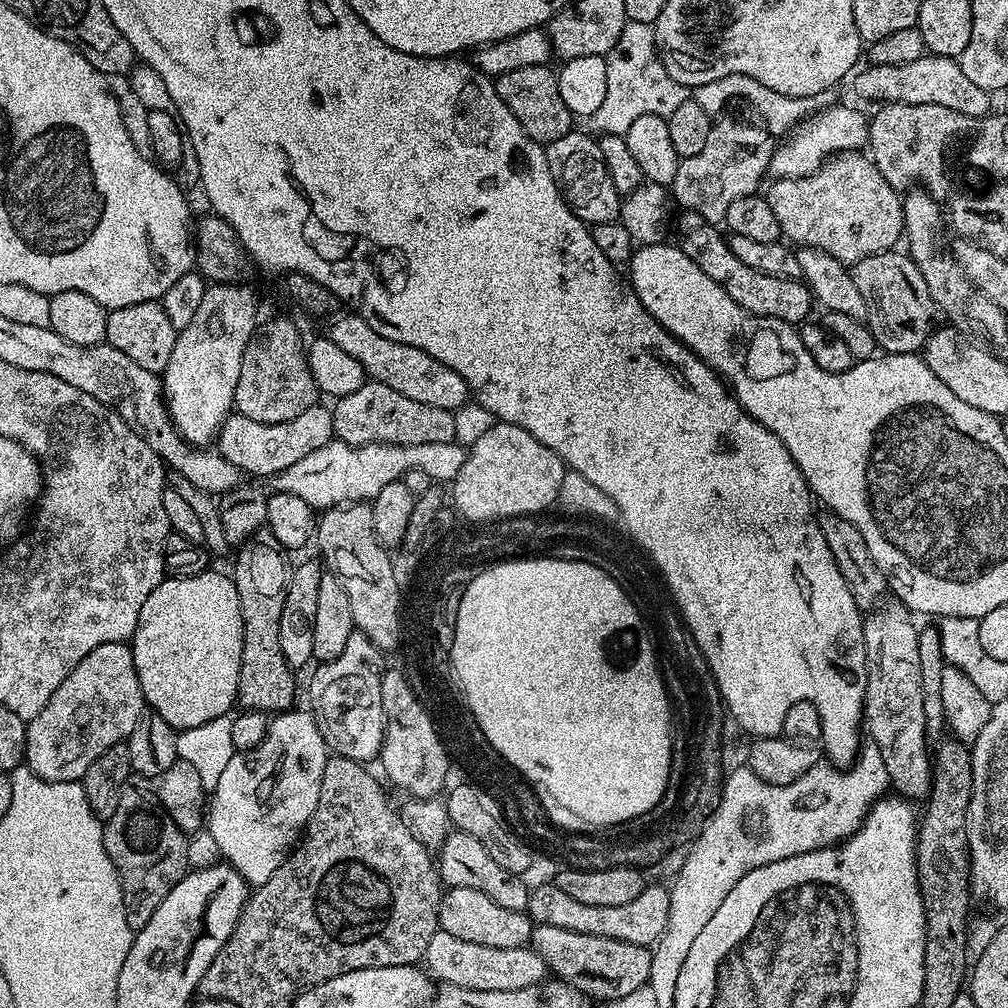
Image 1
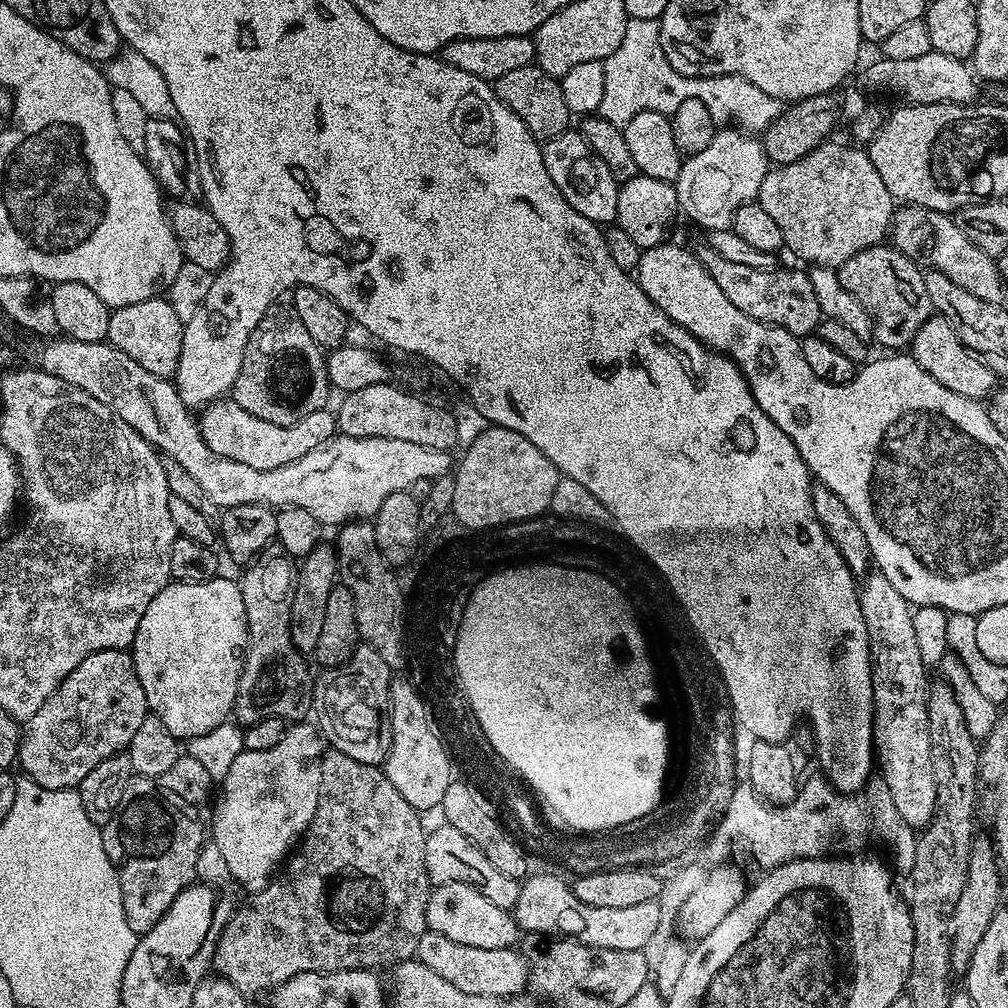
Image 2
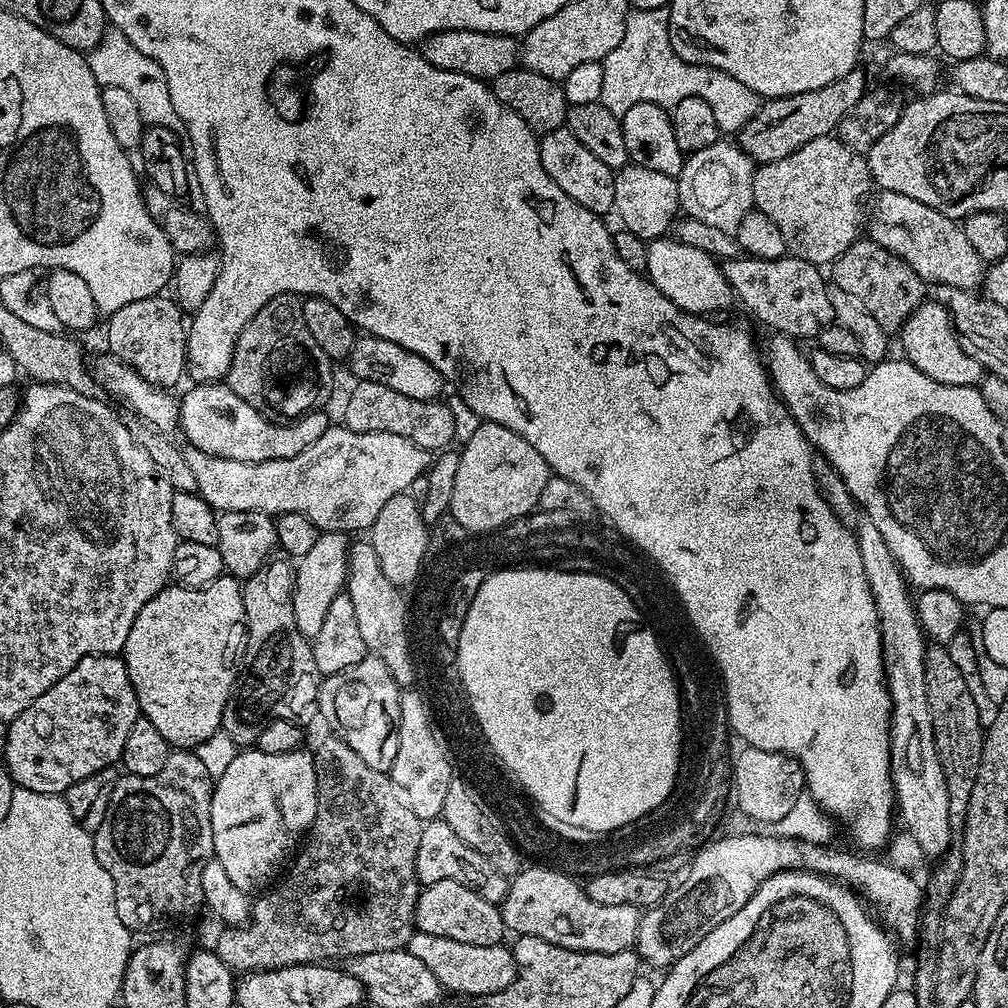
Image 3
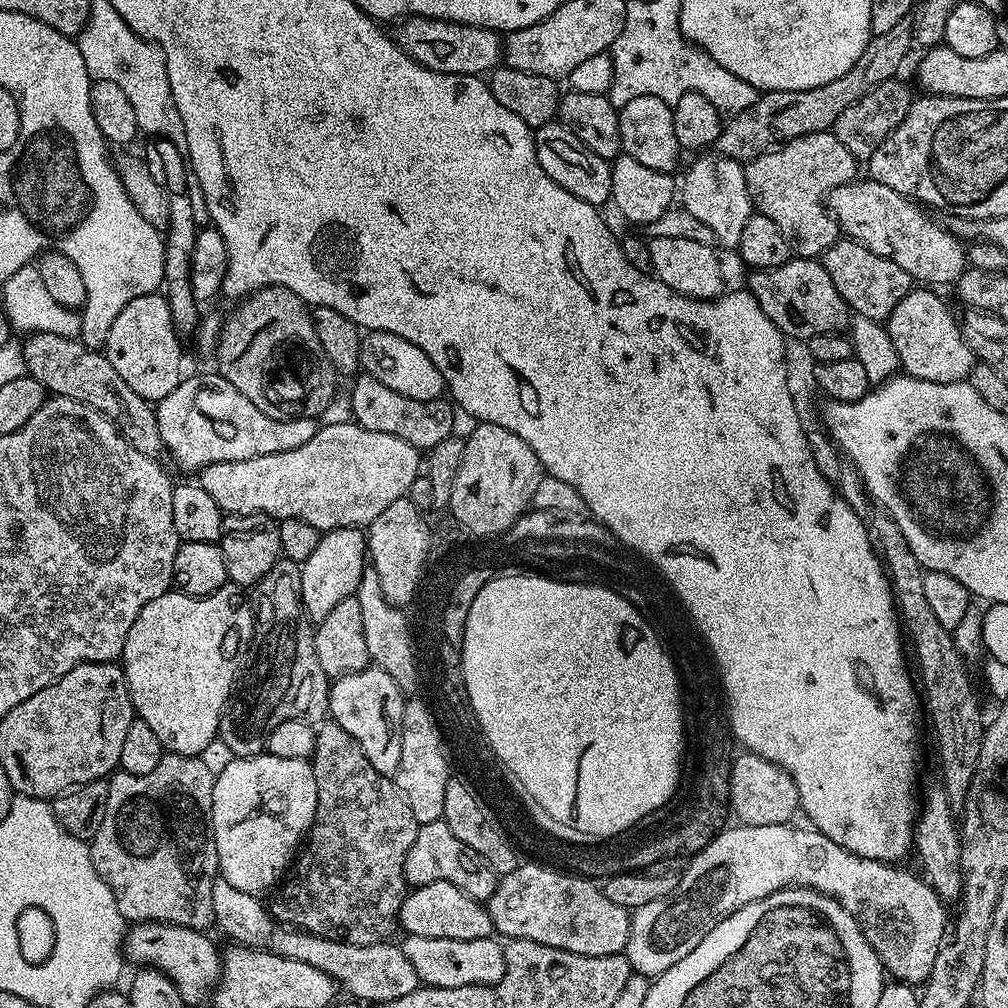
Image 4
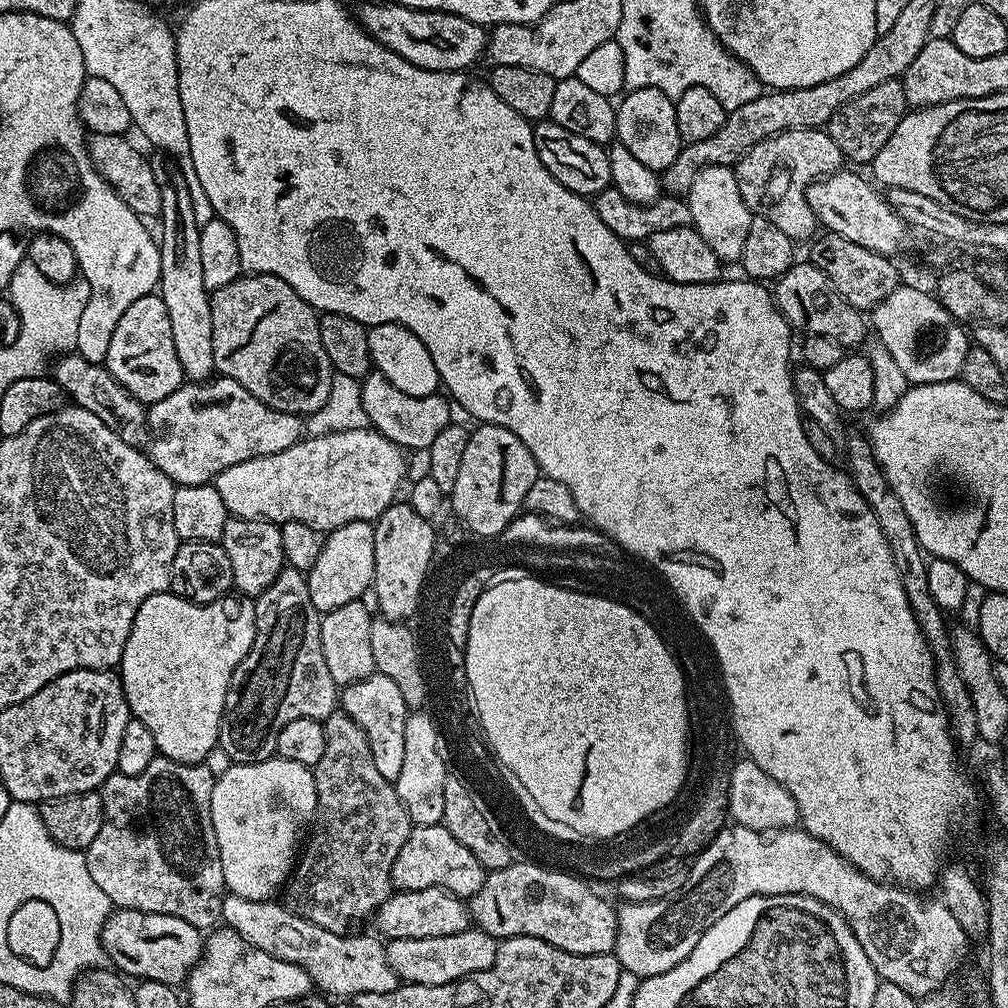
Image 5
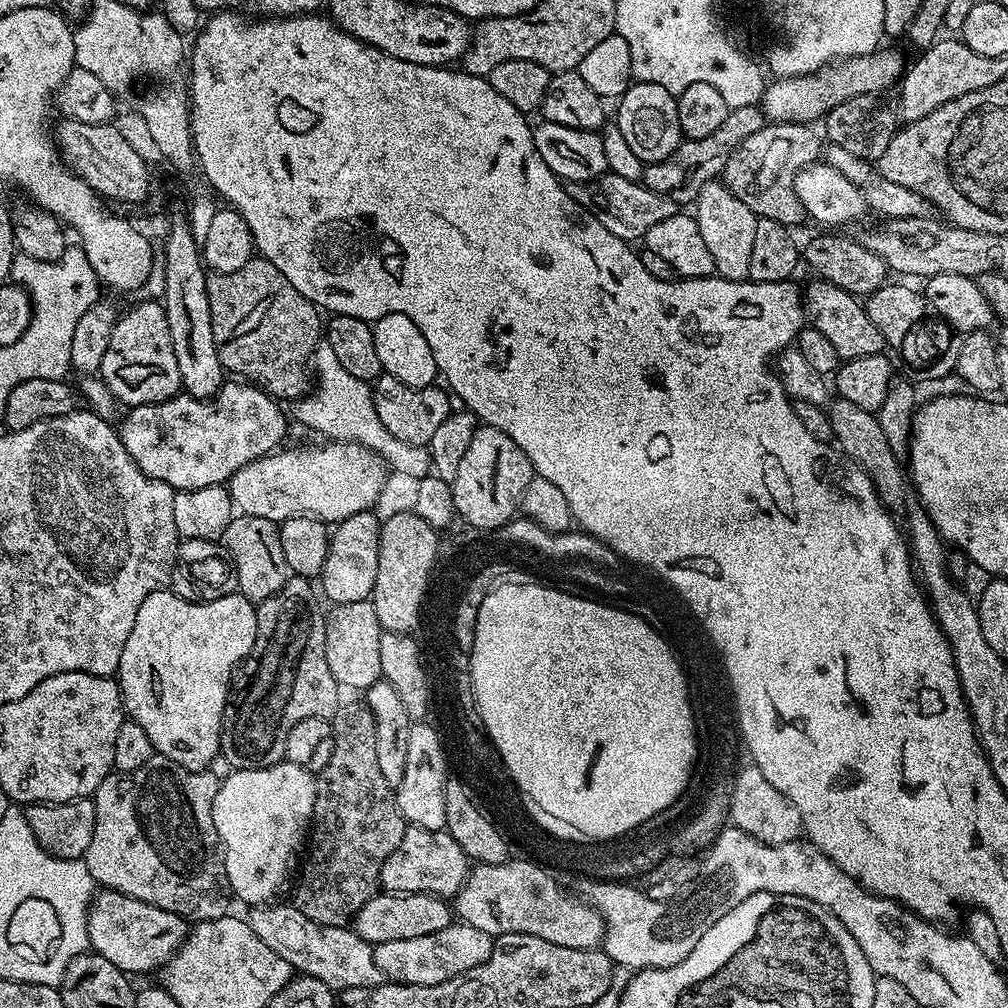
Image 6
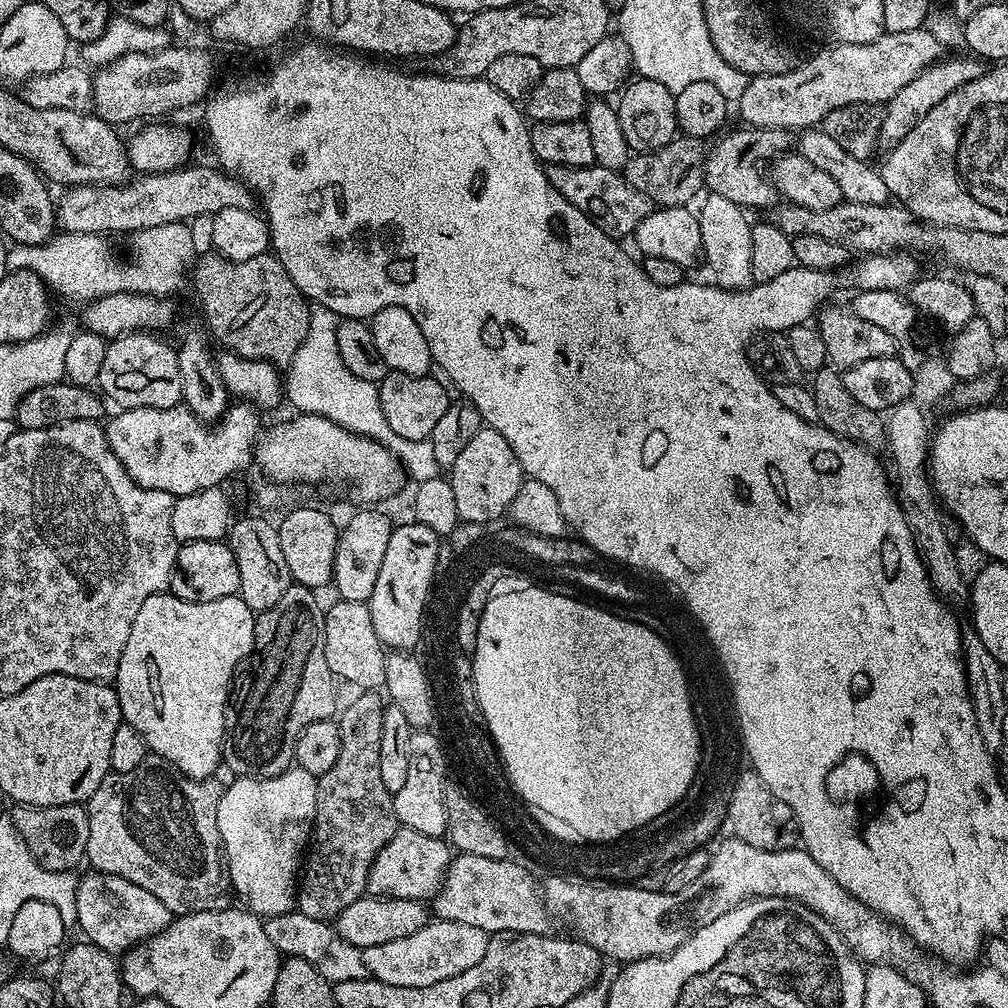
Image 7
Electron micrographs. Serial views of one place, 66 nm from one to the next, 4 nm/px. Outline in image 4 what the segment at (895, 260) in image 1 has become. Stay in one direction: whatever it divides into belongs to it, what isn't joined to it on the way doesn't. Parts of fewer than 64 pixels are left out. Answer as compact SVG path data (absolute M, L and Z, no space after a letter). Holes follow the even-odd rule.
M835 240L825 250L822 263L826 274L830 274L830 282L834 282L838 294L842 294L849 309L855 315L871 320L887 321L894 306L898 306L898 302L906 298L906 294L914 287L912 276L906 274L906 270L902 270L898 262L890 262L890 258L882 258L882 254L874 254L874 250L856 240Z

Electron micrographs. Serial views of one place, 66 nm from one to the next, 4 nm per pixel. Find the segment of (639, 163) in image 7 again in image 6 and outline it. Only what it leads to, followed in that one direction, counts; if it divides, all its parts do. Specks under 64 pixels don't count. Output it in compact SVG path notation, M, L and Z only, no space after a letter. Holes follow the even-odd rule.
M757 105L738 106L729 110L726 122L722 122L722 126L714 130L714 134L701 140L681 139L678 150L674 150L670 158L662 158L662 162L647 165L643 169L644 187L670 198L677 206L691 205L698 198L702 186L706 186L723 173L730 154L734 154L734 150L742 146L742 142L746 142L750 134L758 134L758 130L762 130L765 123L766 117Z

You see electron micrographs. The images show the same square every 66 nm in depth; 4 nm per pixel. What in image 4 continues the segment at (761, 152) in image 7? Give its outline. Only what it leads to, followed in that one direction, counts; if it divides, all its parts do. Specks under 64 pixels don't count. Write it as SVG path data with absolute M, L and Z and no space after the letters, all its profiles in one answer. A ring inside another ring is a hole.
M829 130L794 138L762 153L758 158L747 161L744 164L744 177L753 209L759 215L770 218L770 222L774 222L774 226L782 230L782 238L786 238L793 253L800 258L820 258L823 257L825 250L842 236L840 227L836 225L836 219L826 207L827 194L830 190L857 179L856 168L858 161L854 154L850 154L850 150L846 150L846 146L842 146L842 142L838 142L836 135Z

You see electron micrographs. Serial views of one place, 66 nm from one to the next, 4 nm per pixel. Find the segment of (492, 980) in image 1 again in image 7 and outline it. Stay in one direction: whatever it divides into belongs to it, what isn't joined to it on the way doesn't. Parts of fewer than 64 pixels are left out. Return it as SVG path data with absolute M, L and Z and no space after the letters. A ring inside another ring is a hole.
M432 918L415 934L363 949L366 970L372 979L390 982L390 986L434 986L434 982L446 982L446 978L454 978L454 974L462 974L462 970L475 966L486 955L489 935L467 922Z

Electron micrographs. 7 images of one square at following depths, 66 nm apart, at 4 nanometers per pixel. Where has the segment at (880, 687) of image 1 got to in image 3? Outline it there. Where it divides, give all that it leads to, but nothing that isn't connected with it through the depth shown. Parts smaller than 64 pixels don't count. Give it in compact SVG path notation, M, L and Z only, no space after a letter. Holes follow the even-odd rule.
M863 509L858 512L853 529L859 544L859 553L862 554L863 572L866 574L867 584L871 588L880 618L880 637L884 647L884 679L892 699L892 722L888 730L888 749L892 763L894 804L898 809L899 819L900 816L904 819L903 827L908 835L914 838L914 842L922 846L925 857L940 858L953 847L954 833L950 826L950 794L946 794L946 774L942 774L942 762L938 758L938 750L934 742L934 722L930 718L930 702L926 702L926 666L924 665L926 635L916 616L915 605L906 578L897 566L896 559L890 554L886 542L882 539L882 534L878 531L878 526L874 525Z

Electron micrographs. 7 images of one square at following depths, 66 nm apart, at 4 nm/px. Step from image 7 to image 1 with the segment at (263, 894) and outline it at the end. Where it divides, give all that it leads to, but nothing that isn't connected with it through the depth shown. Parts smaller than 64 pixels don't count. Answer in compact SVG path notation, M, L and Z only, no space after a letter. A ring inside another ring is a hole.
M296 711L275 713L268 721L266 738L257 748L237 752L230 758L222 779L210 794L210 803L206 808L206 830L214 834L221 857L253 889L261 888L274 875L274 870L278 870L278 866L282 866L282 862L288 858L314 814L314 806L318 806L318 794L322 790L322 770L326 770L330 749L311 711Z

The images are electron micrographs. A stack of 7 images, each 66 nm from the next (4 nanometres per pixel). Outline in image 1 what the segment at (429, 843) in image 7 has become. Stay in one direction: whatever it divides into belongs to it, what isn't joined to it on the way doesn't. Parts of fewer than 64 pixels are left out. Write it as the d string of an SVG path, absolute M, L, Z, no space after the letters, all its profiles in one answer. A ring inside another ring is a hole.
M449 831L448 837L438 849L438 875L441 885L448 888L461 888L470 886L470 890L482 890L486 898L494 898L498 906L506 906L506 910L525 911L528 907L530 884L527 879L518 874L510 874L510 870L502 870L494 858L490 858L489 852L482 847L482 842L470 838L465 832Z

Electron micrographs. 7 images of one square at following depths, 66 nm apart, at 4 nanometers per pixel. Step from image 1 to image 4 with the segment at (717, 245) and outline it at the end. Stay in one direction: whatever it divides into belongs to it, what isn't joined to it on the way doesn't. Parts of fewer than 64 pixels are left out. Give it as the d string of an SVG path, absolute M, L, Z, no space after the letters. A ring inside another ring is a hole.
M793 258L777 268L761 268L751 273L746 284L747 291L754 294L762 314L778 326L785 337L792 336L807 342L811 336L823 332L843 333L850 324L850 309L838 294L830 274L826 274L823 263L816 258Z

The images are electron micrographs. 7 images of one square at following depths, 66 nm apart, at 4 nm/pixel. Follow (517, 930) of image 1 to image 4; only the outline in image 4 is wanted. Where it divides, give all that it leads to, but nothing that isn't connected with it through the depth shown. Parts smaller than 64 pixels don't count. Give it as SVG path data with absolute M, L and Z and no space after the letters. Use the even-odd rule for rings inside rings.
M430 882L421 888L412 888L400 907L398 924L410 936L455 938L462 942L486 938L494 932L487 907L481 901L470 898L470 894L458 890L458 886L450 886L450 882Z

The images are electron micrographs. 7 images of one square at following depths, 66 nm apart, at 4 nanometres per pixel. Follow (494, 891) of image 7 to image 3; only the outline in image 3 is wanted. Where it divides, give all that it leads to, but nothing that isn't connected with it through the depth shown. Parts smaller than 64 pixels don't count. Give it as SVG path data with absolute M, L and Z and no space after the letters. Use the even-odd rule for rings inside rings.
M539 866L540 868L521 867L518 875L511 877L508 893L500 901L500 913L505 929L516 936L533 936L546 942L554 942L554 946L562 946L566 950L582 950L598 954L618 954L629 951L636 943L638 926L642 915L641 909L627 904L626 906L602 906L594 902L584 889L579 879L555 866Z

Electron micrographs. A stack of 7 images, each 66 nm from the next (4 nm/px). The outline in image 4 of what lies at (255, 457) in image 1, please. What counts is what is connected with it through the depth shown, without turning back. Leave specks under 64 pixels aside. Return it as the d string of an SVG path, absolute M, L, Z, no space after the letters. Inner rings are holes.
M219 374L181 379L180 385L155 405L158 430L162 433L165 453L180 468L192 474L211 464L229 464L262 454L298 450L314 438L318 427L313 418L279 420L262 414L246 394L234 390Z

